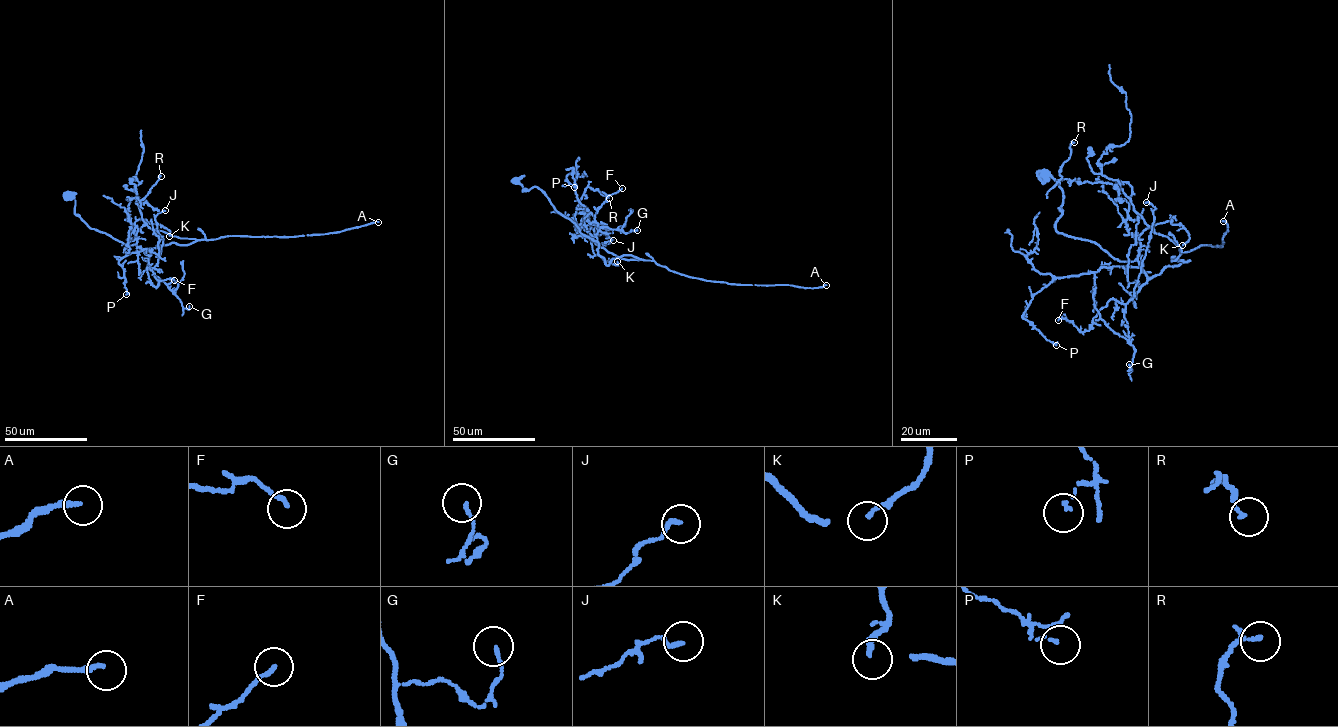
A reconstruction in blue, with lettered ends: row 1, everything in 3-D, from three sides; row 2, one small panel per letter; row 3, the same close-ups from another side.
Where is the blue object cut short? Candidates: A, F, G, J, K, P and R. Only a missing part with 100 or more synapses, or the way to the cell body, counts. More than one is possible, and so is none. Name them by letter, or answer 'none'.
A

